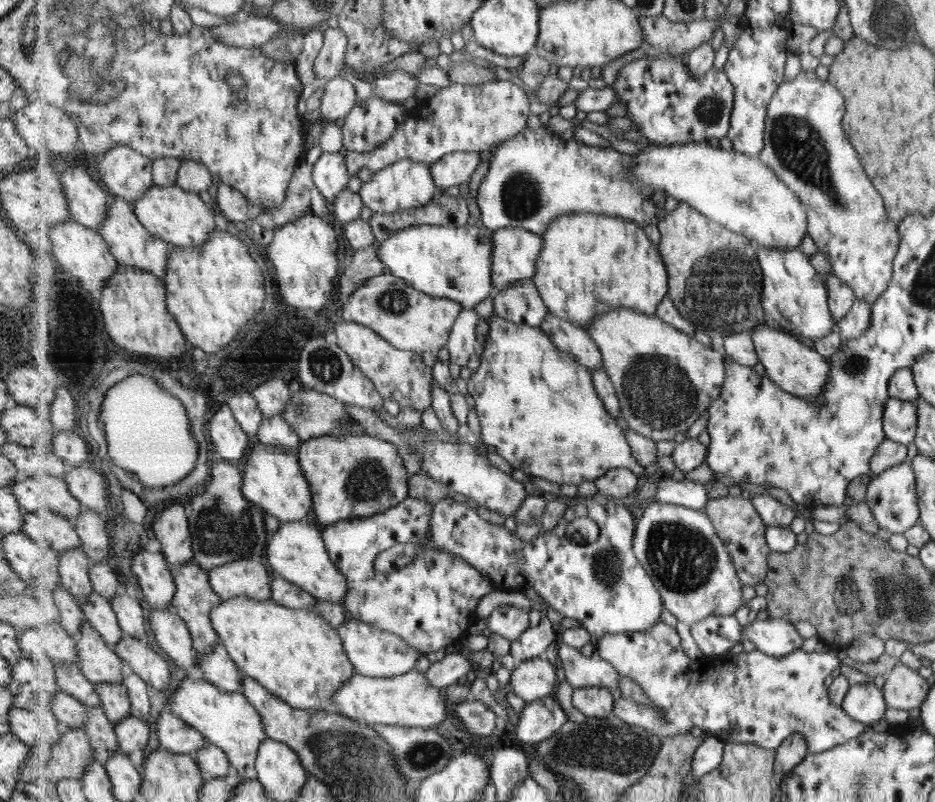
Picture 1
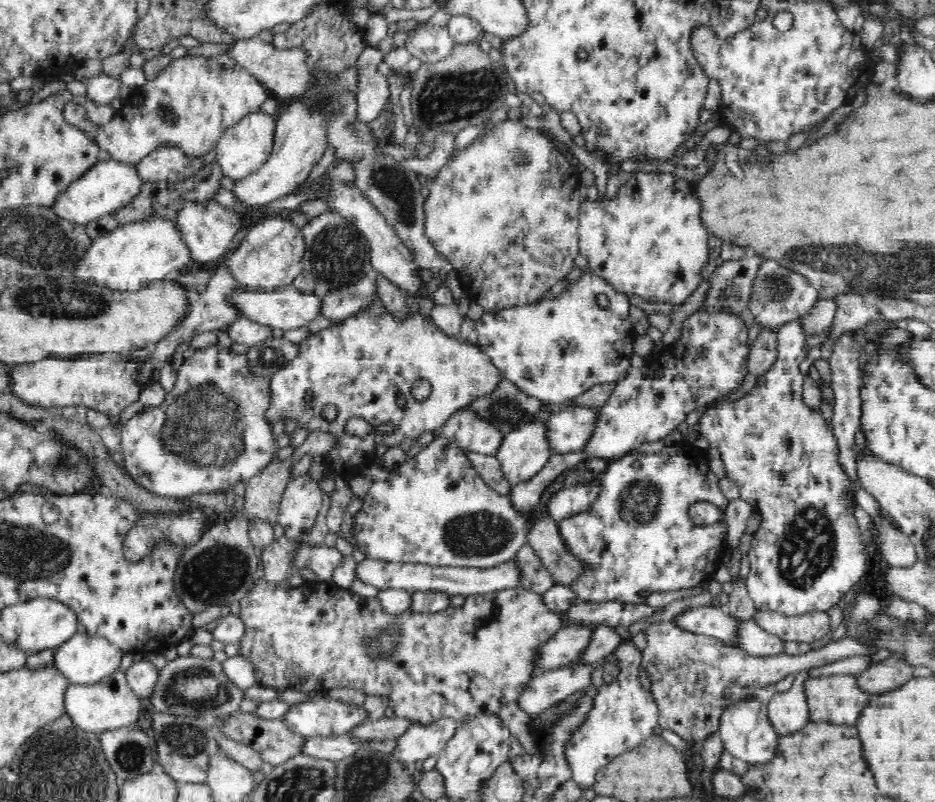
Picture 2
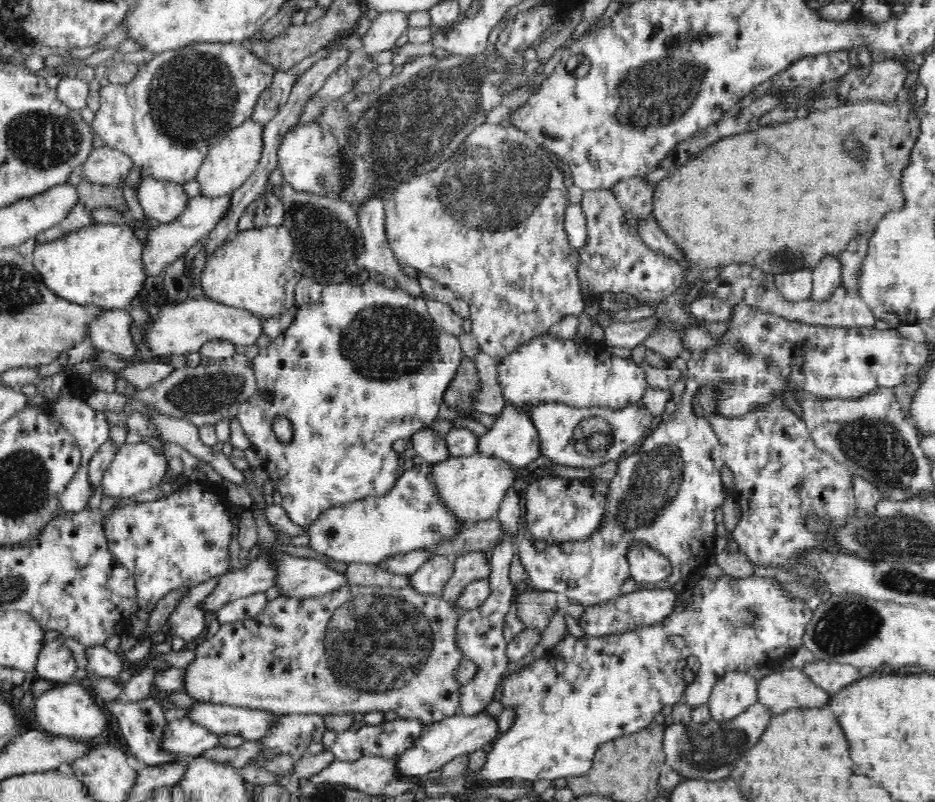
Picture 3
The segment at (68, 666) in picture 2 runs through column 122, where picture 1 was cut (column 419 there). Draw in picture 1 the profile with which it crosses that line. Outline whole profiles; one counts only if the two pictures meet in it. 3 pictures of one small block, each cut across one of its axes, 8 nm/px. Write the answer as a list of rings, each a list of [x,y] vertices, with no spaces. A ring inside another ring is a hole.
[[[357,619],[345,621],[338,629],[341,640],[344,641],[344,649],[348,653],[349,660],[355,664],[356,672],[373,678],[385,678],[404,675],[411,672],[417,664],[419,655],[423,652],[413,648],[408,641],[392,632],[380,630],[371,624]]]

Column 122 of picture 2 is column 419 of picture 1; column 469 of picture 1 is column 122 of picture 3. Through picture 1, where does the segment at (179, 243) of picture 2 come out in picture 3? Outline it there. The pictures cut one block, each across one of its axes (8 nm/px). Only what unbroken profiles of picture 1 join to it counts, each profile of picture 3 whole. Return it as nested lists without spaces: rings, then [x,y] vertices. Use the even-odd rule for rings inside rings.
[[[94,224],[53,242],[37,244],[33,264],[46,287],[66,300],[127,309],[148,277],[143,263],[144,248],[145,244],[126,225]]]

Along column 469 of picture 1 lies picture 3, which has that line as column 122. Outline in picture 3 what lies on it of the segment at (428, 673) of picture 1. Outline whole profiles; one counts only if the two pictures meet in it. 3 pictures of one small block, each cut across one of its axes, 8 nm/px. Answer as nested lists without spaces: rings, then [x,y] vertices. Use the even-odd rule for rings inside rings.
[[[104,645],[85,648],[87,656],[87,668],[96,672],[100,678],[110,678],[116,681],[116,676],[120,676],[124,670],[131,668],[127,661],[122,660],[116,651],[111,652]]]

